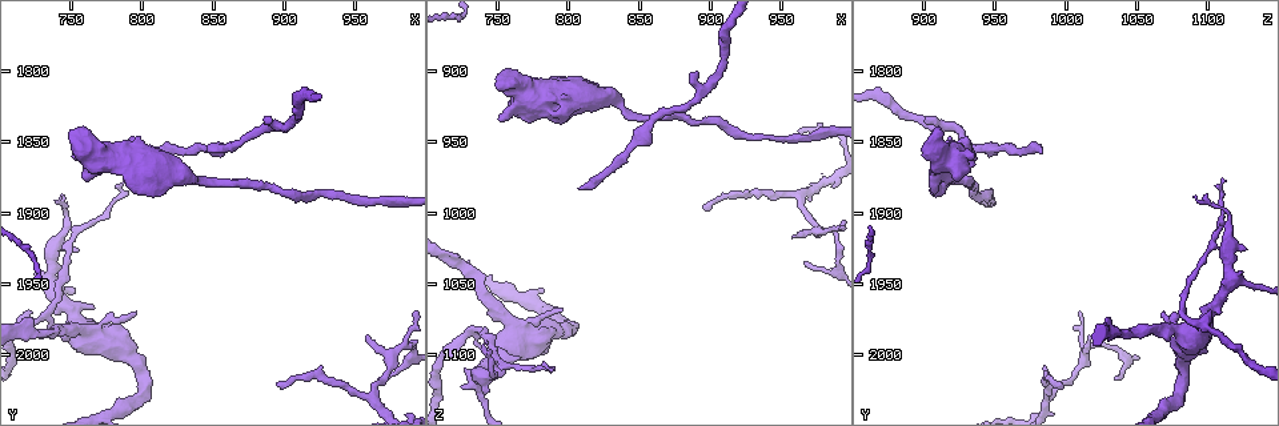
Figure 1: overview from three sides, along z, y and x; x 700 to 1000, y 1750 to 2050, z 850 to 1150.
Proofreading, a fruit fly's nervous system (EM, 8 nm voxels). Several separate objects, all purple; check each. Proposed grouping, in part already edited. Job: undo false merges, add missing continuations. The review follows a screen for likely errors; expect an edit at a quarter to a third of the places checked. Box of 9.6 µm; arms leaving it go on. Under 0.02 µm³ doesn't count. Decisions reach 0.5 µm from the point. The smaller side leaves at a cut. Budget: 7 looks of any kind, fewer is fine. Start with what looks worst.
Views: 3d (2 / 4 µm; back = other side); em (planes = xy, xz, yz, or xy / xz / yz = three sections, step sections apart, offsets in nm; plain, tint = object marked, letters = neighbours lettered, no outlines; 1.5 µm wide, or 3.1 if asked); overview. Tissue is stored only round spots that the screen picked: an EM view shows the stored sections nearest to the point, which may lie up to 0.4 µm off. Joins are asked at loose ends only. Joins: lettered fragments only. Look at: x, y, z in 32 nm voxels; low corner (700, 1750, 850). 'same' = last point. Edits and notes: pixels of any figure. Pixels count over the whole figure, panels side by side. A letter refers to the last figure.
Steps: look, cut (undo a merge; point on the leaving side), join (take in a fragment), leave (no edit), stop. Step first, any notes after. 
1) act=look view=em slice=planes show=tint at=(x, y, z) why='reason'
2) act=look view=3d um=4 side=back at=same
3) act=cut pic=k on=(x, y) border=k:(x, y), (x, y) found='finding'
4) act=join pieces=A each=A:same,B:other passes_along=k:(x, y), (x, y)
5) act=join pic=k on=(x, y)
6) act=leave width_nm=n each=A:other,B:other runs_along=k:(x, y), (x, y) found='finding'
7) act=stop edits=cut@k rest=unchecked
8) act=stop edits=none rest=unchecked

act=look view=em slice=planes show=letters at=(808, 1858, 984) why='an open end'

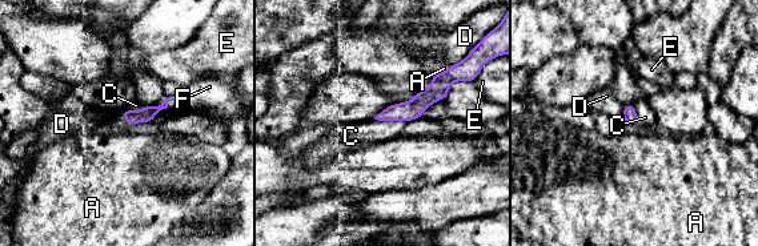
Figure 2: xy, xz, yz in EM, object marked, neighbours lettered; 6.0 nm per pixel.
act=join pieces=C each=A:other,C:same,D:other,E:other,F:other passes_along=2:(413, 109), (389, 120), (352, 136) found='the neuron continues'

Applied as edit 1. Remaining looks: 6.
act=look view=overview

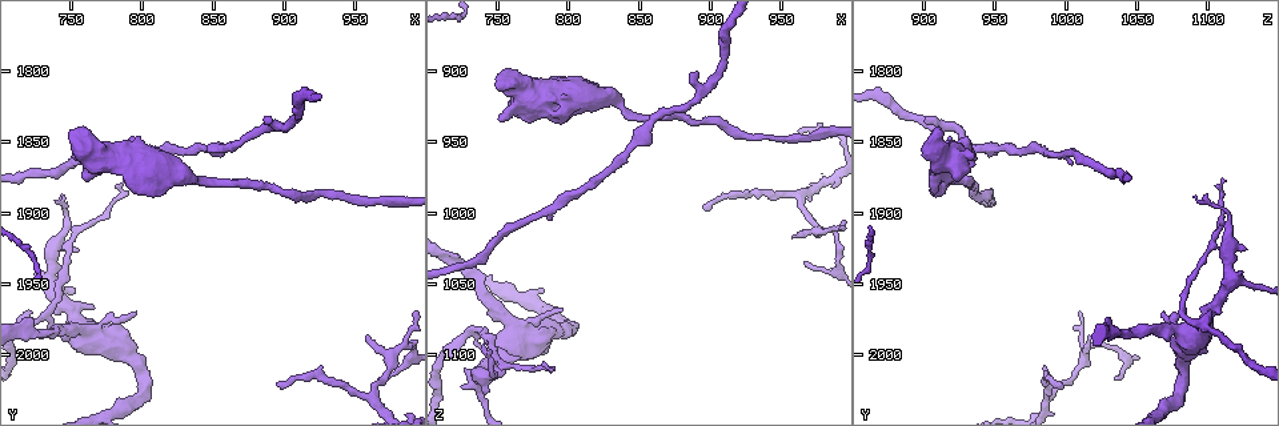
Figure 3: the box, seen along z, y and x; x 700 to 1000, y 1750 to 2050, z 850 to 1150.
act=look view=3d um=4 side=back at=(750, 1864, 936) why='free end'

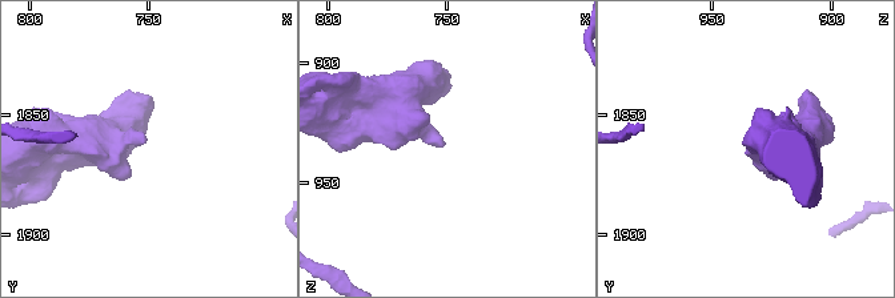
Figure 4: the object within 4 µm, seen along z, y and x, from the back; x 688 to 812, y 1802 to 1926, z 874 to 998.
act=look view=em um=3.1 slice=planes show=letters at=(753, 1861, 934)

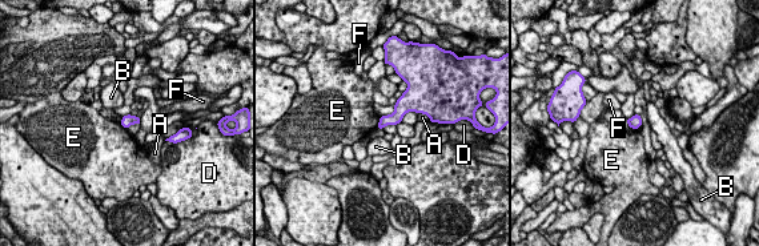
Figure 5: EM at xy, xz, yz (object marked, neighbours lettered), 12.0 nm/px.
act=leave each=A:other,B:other,D:other,E:other,F:other border=5:(380, 117), (376, 126) found='none of them fits'

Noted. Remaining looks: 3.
act=look view=em slice=xz step=8 show=letters at=(744, 1890, 1092) why='free end'

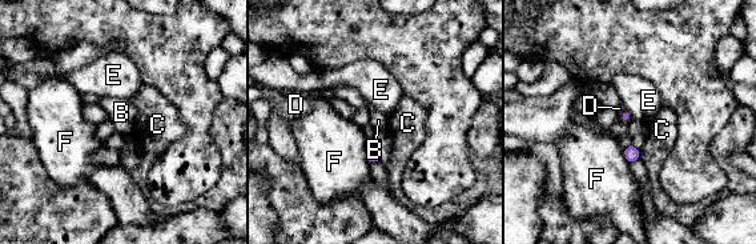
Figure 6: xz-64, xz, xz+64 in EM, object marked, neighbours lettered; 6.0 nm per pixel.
act=leave each=B:other,C:other,D:other,E:other,F:other border=6:(624, 108), (632, 119) found='none of them fits'

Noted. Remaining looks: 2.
act=stop edits=join@2 rest=unchecked

